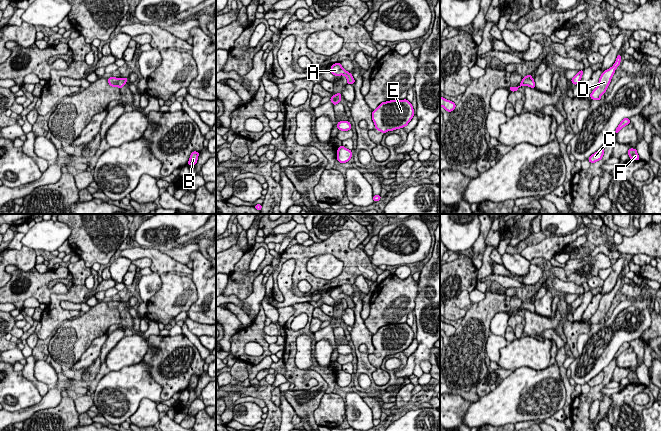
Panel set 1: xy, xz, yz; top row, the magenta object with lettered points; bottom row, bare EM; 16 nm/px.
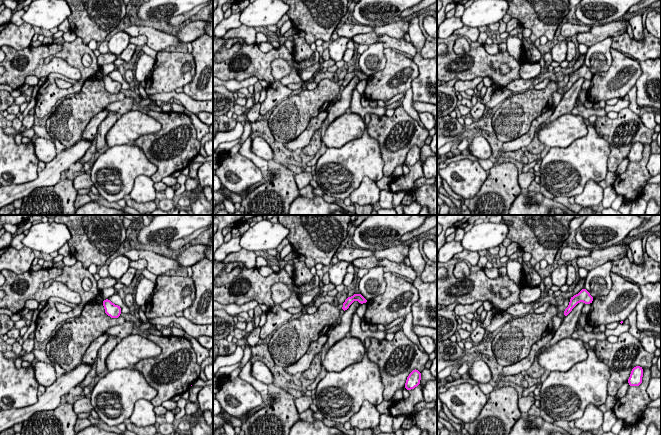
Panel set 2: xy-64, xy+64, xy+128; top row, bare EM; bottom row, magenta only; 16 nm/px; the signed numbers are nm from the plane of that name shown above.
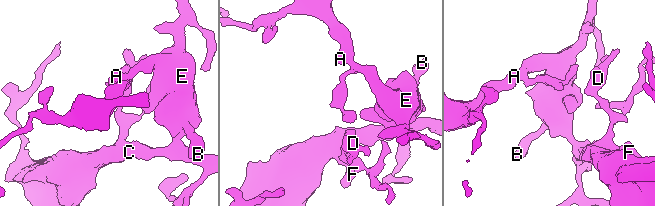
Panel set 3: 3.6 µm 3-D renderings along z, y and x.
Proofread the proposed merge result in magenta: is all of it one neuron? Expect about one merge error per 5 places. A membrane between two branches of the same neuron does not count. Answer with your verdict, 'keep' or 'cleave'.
keep

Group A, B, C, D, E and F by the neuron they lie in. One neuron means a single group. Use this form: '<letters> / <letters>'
A B C D E F

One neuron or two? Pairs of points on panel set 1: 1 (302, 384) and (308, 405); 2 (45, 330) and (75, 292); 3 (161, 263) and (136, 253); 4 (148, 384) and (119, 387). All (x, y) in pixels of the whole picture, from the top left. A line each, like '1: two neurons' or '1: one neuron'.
1: two neurons
2: one neuron
3: one neuron
4: one neuron

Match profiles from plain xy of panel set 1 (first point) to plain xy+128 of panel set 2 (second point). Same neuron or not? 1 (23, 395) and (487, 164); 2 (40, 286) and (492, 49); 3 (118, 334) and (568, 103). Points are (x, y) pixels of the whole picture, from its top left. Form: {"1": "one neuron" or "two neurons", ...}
{"1": "two neurons", "2": "two neurons", "3": "one neuron"}

